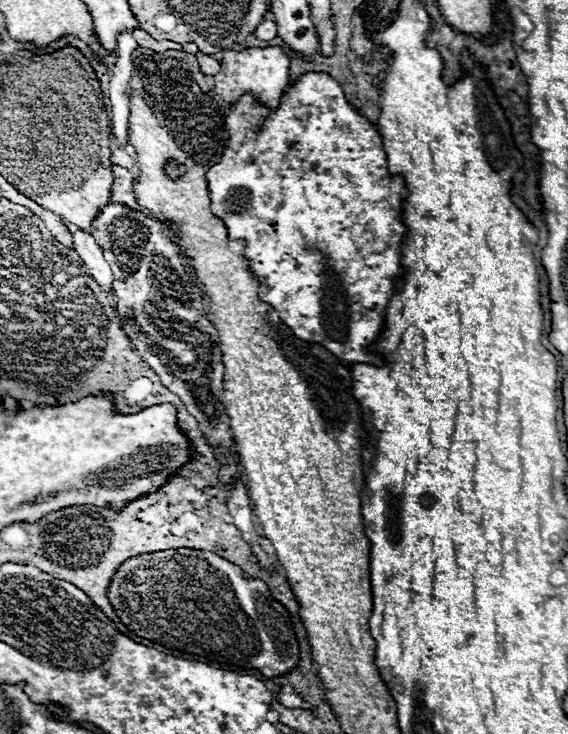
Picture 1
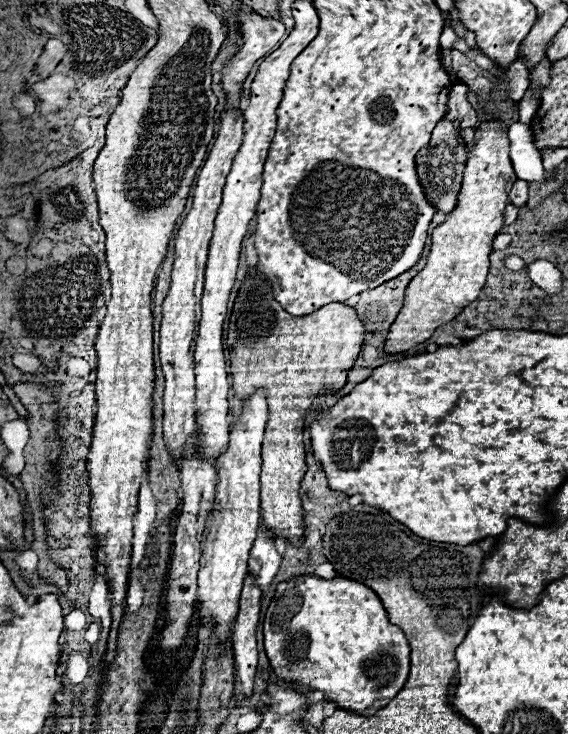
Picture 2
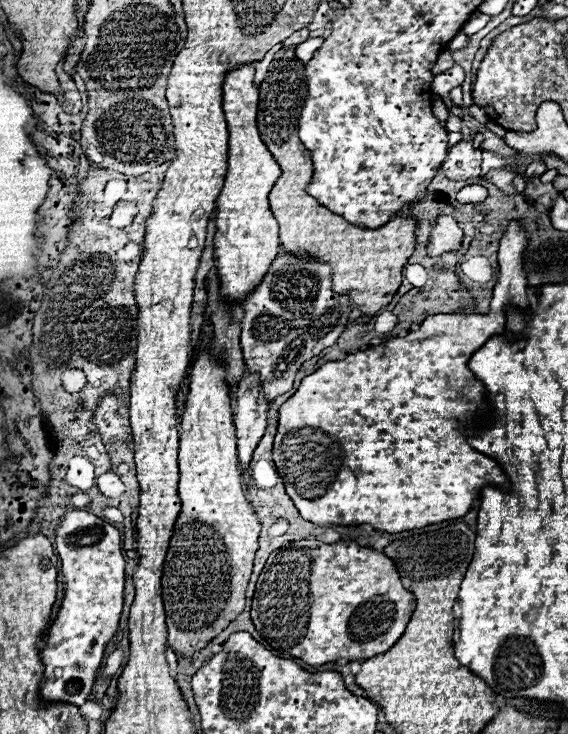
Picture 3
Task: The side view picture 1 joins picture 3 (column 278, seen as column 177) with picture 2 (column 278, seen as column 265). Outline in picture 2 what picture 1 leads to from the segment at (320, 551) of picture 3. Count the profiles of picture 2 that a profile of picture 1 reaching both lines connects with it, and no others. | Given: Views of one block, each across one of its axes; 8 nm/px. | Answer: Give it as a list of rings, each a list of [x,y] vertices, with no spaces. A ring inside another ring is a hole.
[[[304,574],[280,582],[264,618],[264,648],[278,678],[322,690],[328,700],[338,702],[338,708],[370,716],[400,692],[410,672],[410,646],[404,632],[388,620],[376,592],[344,576],[324,580],[314,574]]]

